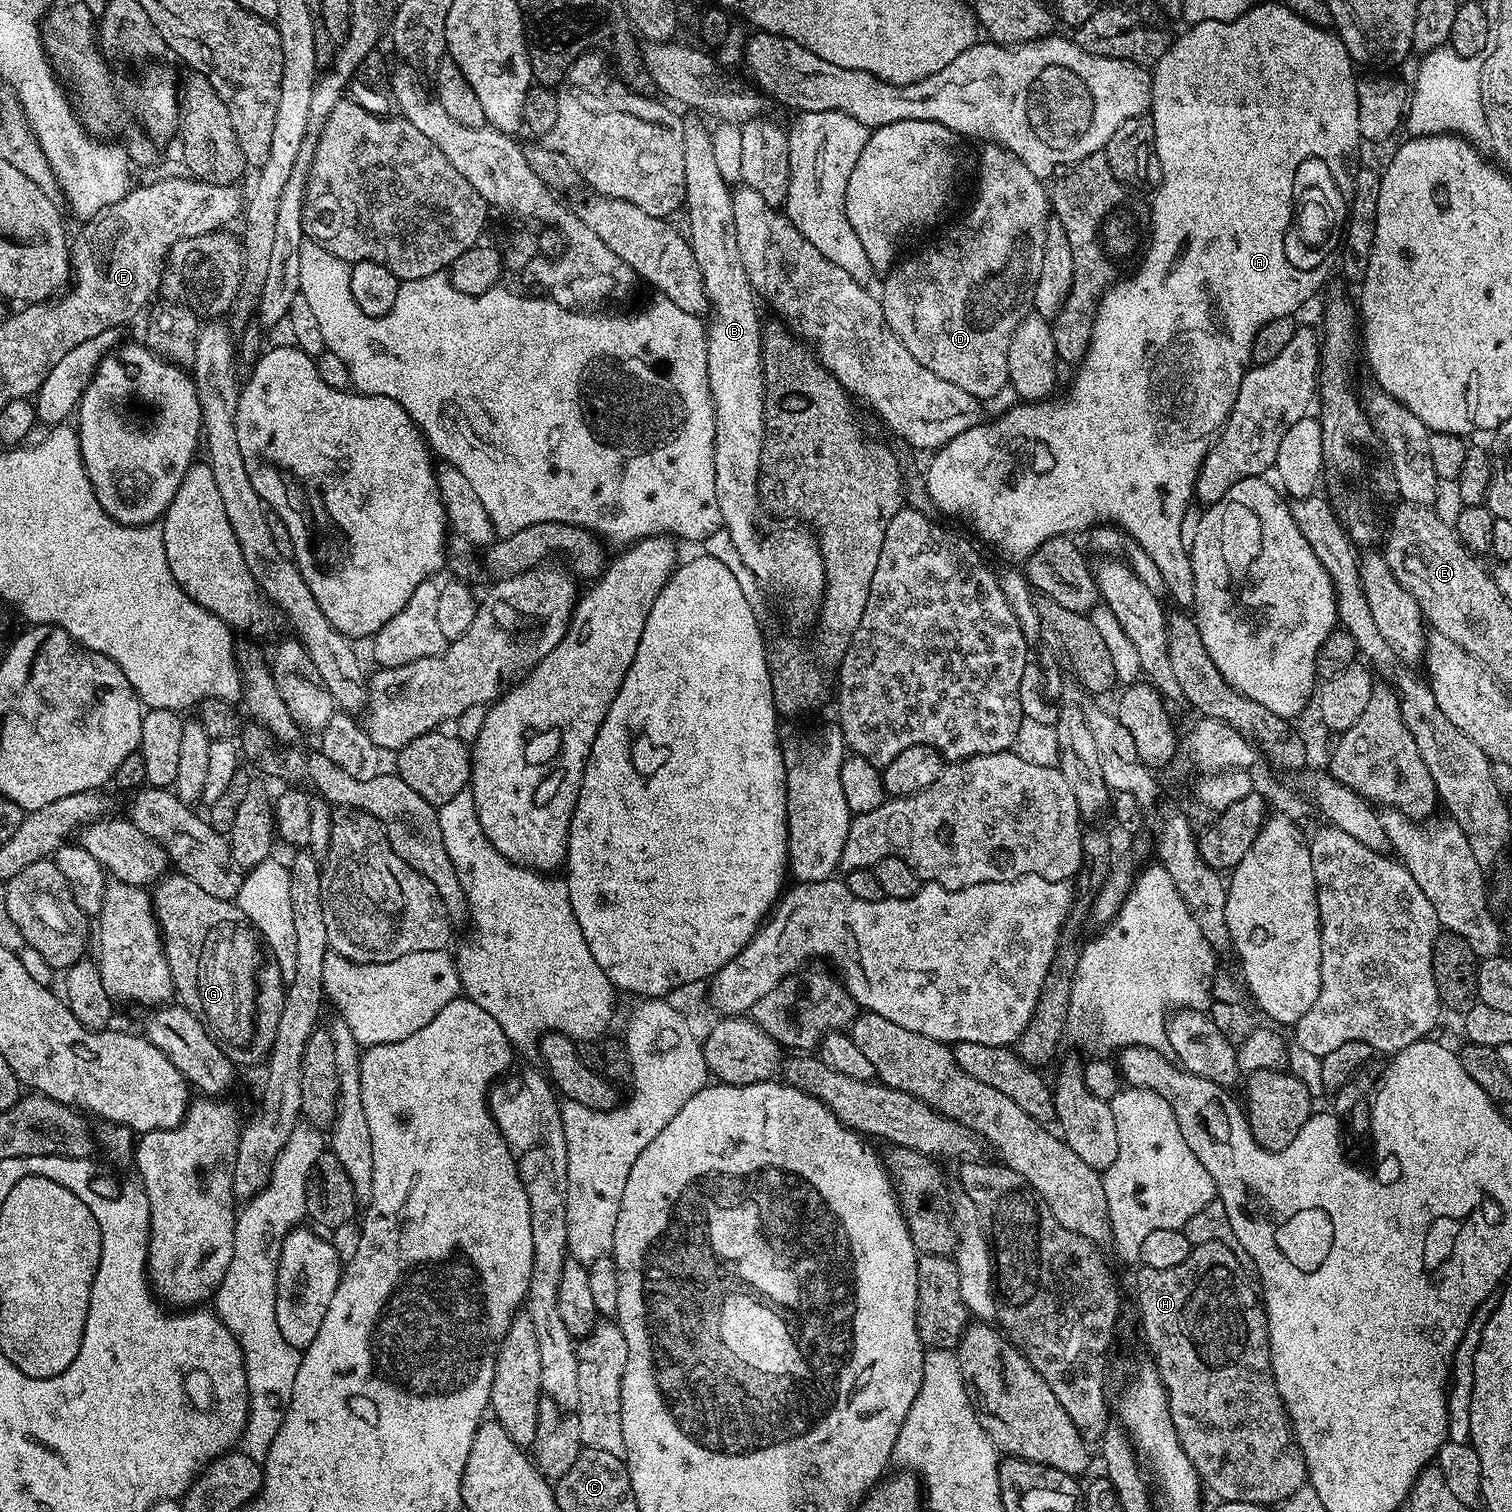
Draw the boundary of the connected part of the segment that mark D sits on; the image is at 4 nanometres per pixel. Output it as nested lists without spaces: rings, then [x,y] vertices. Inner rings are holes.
[[[988,142],[988,145],[980,152],[980,185],[976,188],[976,201],[972,204],[972,209],[964,216],[961,224],[956,224],[933,248],[928,248],[925,252],[920,252],[917,256],[912,256],[909,260],[901,259],[893,263],[883,277],[884,289],[878,292],[878,299],[882,310],[886,314],[886,322],[890,330],[930,370],[933,374],[938,374],[938,378],[946,378],[946,382],[954,382],[954,386],[959,386],[966,390],[971,396],[976,397],[981,402],[987,402],[991,396],[999,394],[1003,388],[1009,387],[1008,382],[1008,351],[1010,350],[1010,338],[1014,338],[1014,330],[1023,322],[1025,316],[1029,315],[1032,308],[1032,295],[1034,286],[1038,282],[1038,274],[1042,274],[1042,254],[1046,250],[1046,226],[1050,219],[1050,192],[1045,181],[1041,177],[1030,174],[1030,169],[1010,150],[1006,150],[1001,144]]]

